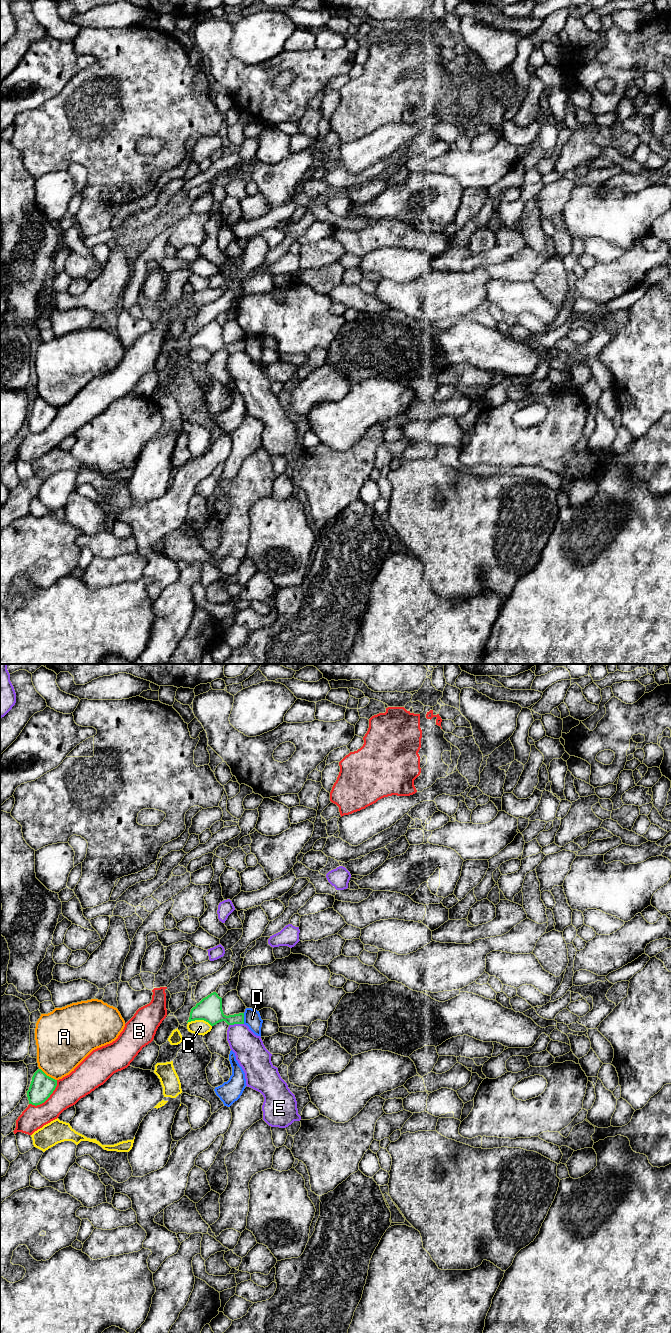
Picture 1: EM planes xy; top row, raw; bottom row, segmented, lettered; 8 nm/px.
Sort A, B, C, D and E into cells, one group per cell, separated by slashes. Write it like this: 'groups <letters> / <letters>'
groups A / B / C / D / E

